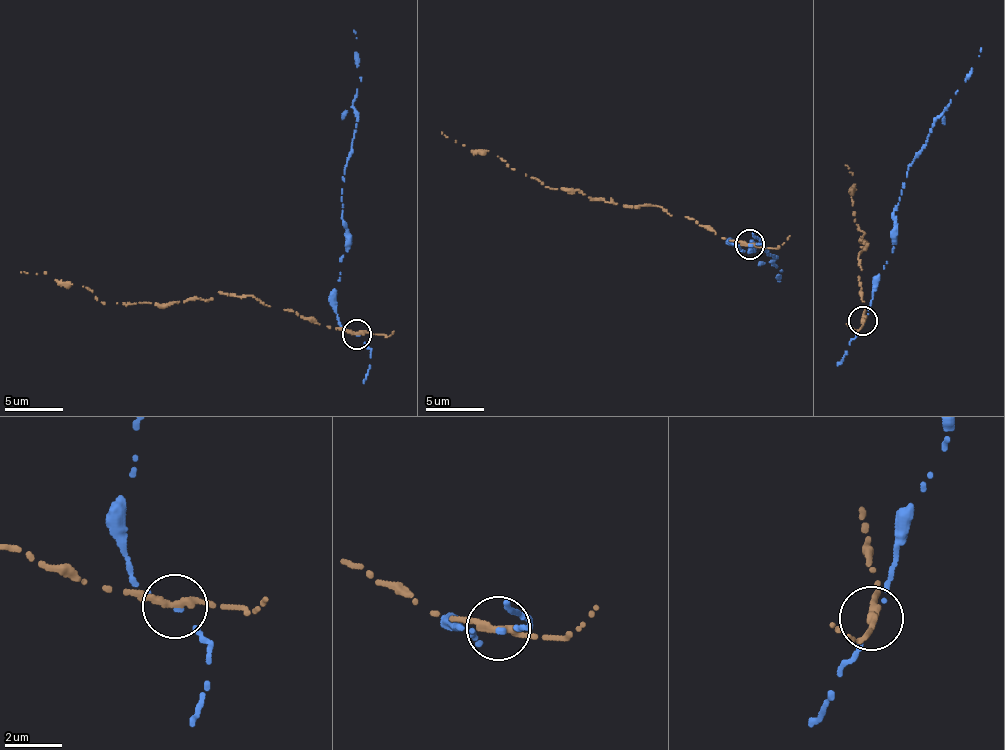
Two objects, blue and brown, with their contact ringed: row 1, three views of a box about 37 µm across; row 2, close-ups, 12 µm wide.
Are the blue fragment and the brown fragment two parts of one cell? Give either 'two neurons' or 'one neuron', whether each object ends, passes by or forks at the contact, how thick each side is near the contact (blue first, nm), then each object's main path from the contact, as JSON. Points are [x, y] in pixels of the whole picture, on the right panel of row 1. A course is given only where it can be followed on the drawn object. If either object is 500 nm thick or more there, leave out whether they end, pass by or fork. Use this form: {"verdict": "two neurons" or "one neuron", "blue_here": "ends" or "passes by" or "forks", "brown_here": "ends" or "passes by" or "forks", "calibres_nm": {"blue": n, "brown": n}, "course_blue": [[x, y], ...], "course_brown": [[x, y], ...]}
{"verdict": "two neurons", "blue_here": "ends", "brown_here": "passes by", "calibres_nm": {"blue": 130, "brown": 280}, "course_blue": [[863, 323], [873, 281], [895, 244], [893, 209], [902, 195], [907, 168], [980, 48]], "course_brown": [[863, 320], [866, 307], [857, 281], [865, 232], [855, 222], [852, 175], [844, 166]]}

